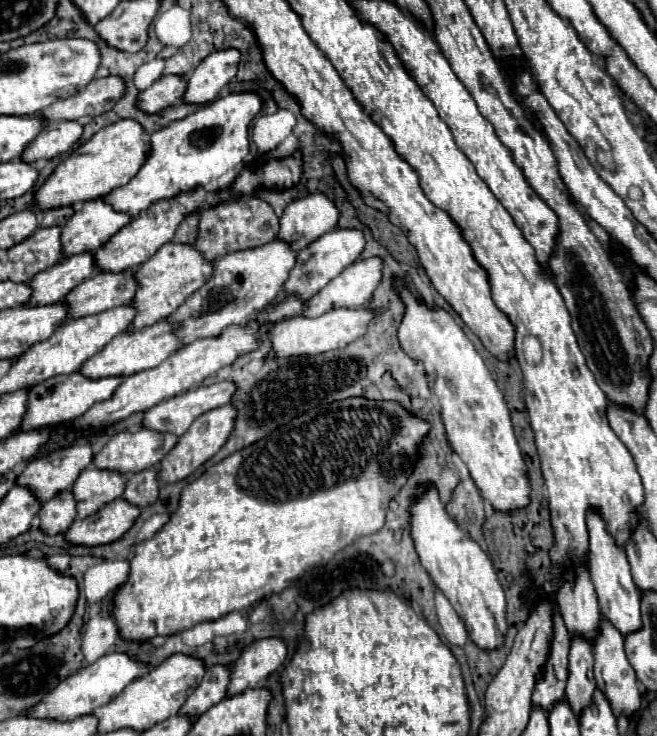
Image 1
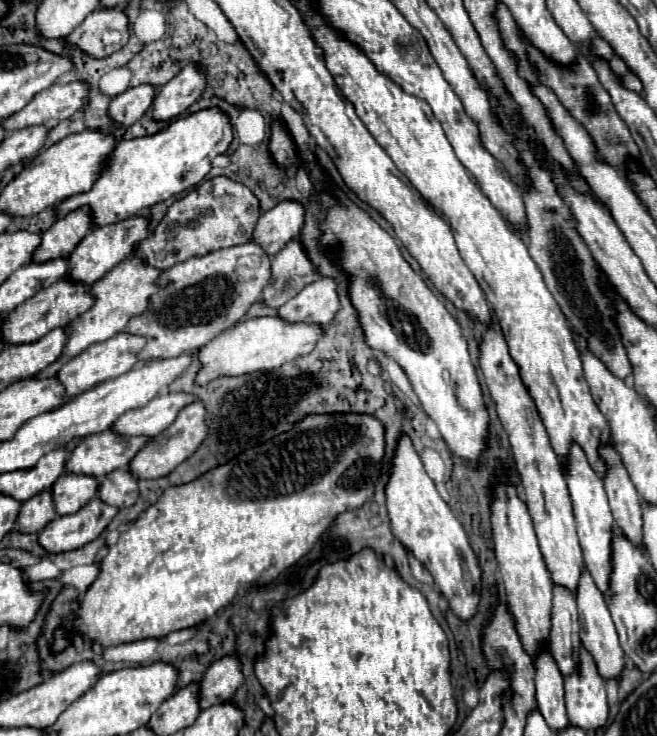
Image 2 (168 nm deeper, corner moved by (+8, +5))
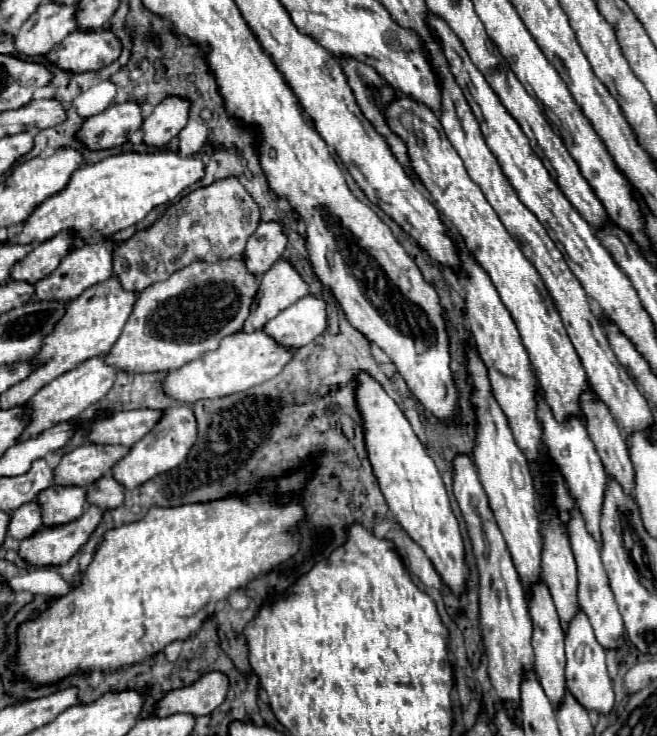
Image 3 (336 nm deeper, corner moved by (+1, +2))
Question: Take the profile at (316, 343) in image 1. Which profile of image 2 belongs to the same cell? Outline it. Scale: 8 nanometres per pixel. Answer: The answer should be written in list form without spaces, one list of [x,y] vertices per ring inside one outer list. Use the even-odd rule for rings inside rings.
[[[280,316],[252,318],[244,320],[224,332],[220,332],[208,346],[202,346],[198,358],[202,362],[202,370],[196,376],[198,384],[206,384],[218,376],[240,376],[256,370],[272,370],[284,362],[296,360],[298,356],[306,356],[314,350],[316,342],[324,334],[320,324],[308,322],[286,322]]]

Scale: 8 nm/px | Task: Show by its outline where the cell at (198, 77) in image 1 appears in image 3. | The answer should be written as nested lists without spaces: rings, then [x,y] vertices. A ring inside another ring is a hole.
[[[167,97],[153,113],[143,121],[143,141],[151,147],[167,145],[187,123],[189,103],[179,97]]]

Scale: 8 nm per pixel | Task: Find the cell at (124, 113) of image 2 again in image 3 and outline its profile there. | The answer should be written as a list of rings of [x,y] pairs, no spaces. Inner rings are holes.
[[[133,101],[113,103],[103,113],[89,117],[83,121],[83,129],[79,129],[79,139],[87,149],[113,149],[123,145],[143,123],[141,107]]]

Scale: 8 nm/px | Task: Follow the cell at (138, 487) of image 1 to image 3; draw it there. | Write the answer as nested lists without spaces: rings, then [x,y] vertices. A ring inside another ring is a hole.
[[[105,475],[87,487],[87,501],[101,509],[115,509],[123,503],[125,489],[111,477]]]

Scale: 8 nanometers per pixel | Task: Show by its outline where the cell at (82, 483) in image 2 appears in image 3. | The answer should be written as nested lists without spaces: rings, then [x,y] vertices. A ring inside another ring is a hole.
[[[51,485],[35,497],[39,509],[43,509],[43,525],[65,525],[83,515],[85,491],[81,487],[61,487]]]

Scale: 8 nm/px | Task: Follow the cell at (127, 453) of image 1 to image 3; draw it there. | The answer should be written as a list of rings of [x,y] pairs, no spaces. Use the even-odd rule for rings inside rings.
[[[81,445],[61,457],[61,463],[55,467],[55,485],[87,487],[107,475],[127,453],[129,447],[123,445]]]

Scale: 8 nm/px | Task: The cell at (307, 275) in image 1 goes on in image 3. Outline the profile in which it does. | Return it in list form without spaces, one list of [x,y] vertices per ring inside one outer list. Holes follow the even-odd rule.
[[[279,259],[265,275],[259,277],[259,291],[251,303],[251,313],[243,325],[245,333],[261,329],[277,313],[309,293],[309,285],[299,277],[293,265]]]

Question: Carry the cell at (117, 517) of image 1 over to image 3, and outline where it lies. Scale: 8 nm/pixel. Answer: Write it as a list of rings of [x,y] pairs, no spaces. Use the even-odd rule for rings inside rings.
[[[91,507],[79,519],[57,525],[57,527],[41,527],[39,533],[27,537],[19,545],[19,557],[37,567],[45,565],[65,565],[89,539],[95,527],[101,523],[103,509]]]

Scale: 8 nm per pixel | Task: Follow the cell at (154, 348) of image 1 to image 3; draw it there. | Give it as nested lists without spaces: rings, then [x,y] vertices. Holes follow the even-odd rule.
[[[103,355],[87,359],[73,371],[59,375],[49,385],[45,385],[39,393],[35,393],[35,397],[29,399],[31,401],[31,425],[27,425],[27,433],[23,433],[23,437],[19,437],[19,441],[37,437],[39,433],[51,429],[51,425],[59,425],[63,421],[73,421],[89,405],[93,405],[95,401],[99,401],[101,397],[107,395],[107,391],[115,383],[115,377],[117,377],[117,369],[103,363]]]

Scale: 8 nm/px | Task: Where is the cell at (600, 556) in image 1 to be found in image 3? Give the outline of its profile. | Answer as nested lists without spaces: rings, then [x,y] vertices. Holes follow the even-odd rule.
[[[539,389],[539,423],[543,425],[543,443],[547,445],[549,457],[557,465],[557,469],[563,475],[563,481],[567,485],[567,491],[571,493],[577,507],[581,509],[589,533],[597,539],[597,543],[601,543],[599,519],[601,519],[601,505],[603,505],[603,495],[605,495],[605,485],[607,485],[607,473],[593,447],[593,441],[587,435],[585,423],[573,415],[563,423],[557,421],[551,413],[551,407],[545,403],[541,389]]]

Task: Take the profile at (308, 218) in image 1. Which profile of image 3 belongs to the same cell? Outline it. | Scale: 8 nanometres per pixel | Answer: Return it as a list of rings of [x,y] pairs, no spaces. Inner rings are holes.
[[[261,223],[257,231],[249,237],[243,259],[249,273],[261,277],[275,261],[281,259],[281,253],[287,245],[287,237],[279,223]]]

